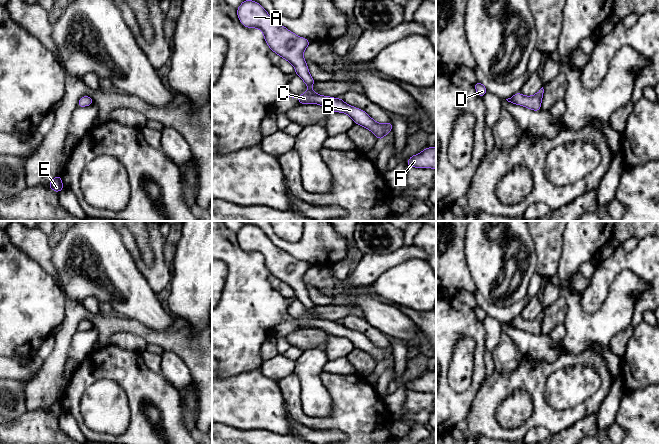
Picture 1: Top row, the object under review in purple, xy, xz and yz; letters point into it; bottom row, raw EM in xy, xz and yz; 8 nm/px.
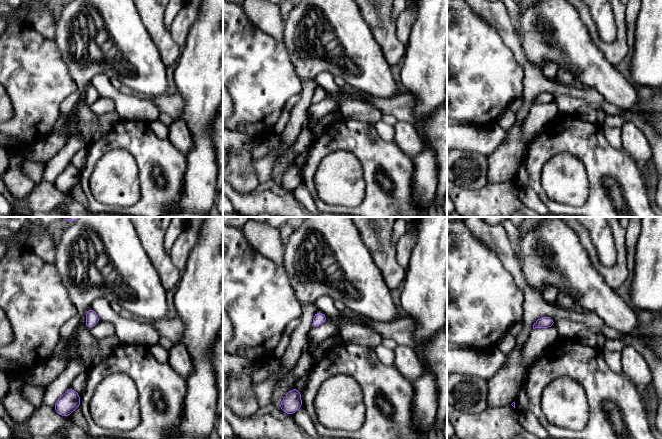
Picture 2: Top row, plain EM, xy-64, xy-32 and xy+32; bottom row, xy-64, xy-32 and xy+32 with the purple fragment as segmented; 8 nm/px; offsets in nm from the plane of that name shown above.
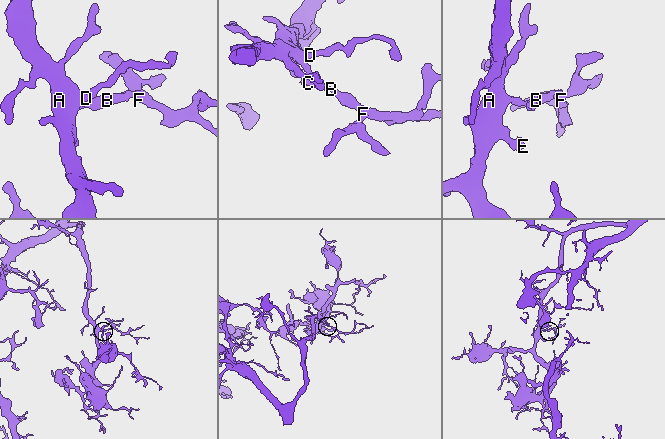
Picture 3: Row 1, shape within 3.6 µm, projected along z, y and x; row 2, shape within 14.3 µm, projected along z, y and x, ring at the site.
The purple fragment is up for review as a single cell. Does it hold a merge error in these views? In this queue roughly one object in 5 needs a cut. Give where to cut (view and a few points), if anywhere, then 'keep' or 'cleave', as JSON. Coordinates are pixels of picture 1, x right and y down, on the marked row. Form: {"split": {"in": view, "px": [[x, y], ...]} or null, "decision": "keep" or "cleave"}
{"split": null, "decision": "keep"}

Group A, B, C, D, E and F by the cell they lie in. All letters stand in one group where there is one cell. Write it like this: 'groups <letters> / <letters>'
groups A B C D E F

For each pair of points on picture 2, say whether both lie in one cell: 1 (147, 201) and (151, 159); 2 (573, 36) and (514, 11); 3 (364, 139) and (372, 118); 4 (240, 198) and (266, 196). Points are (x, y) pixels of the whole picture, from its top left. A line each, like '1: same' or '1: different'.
1: same
2: different
3: different
4: same

